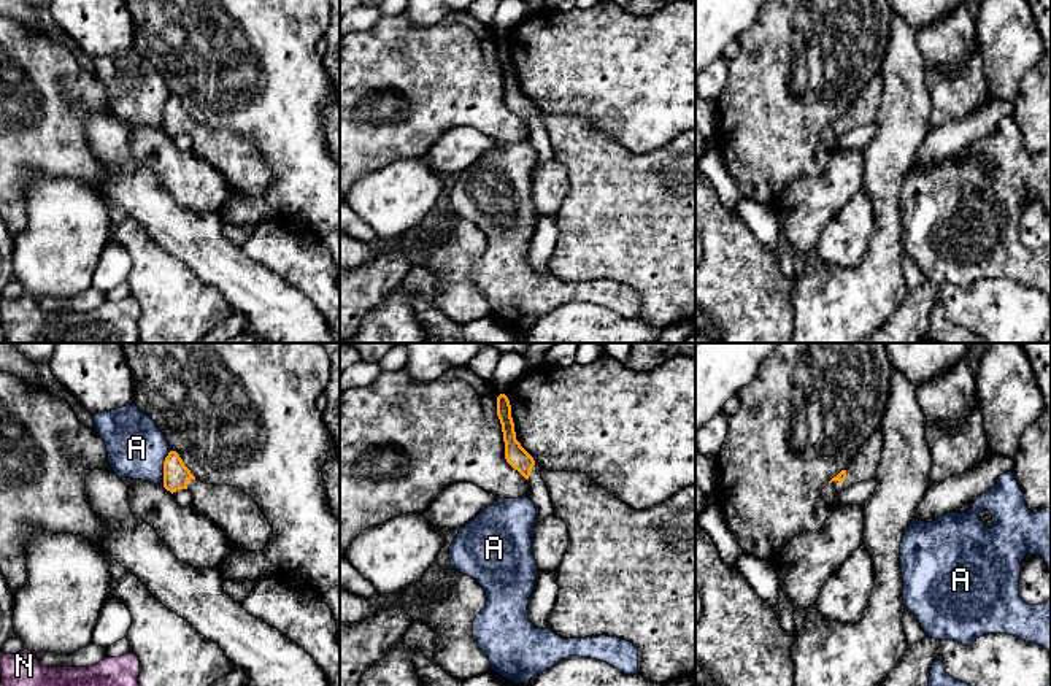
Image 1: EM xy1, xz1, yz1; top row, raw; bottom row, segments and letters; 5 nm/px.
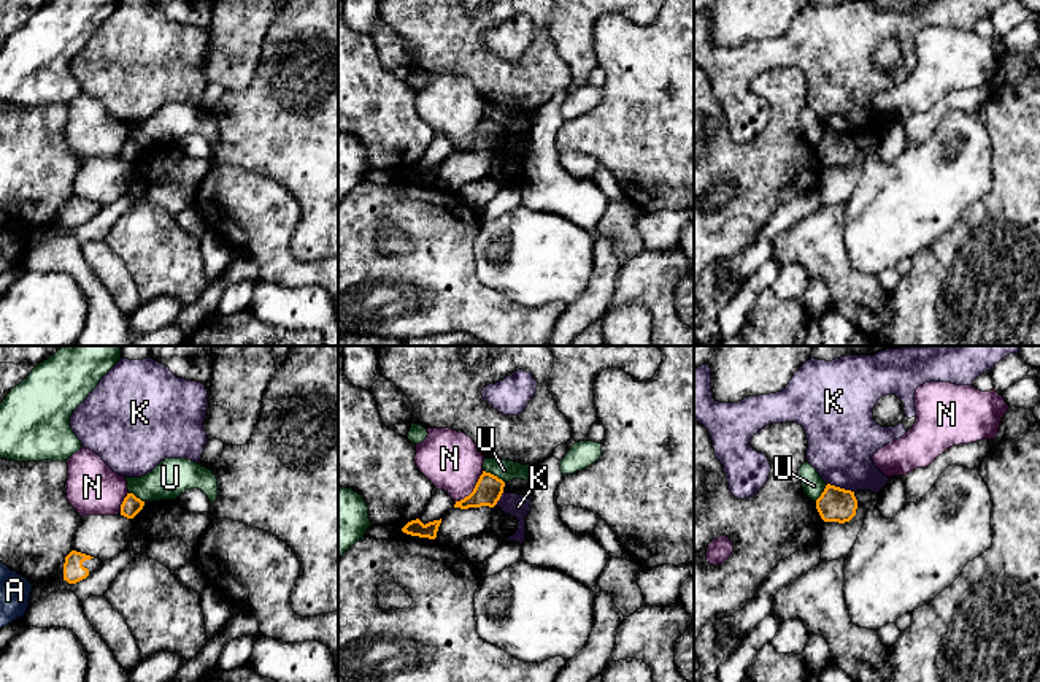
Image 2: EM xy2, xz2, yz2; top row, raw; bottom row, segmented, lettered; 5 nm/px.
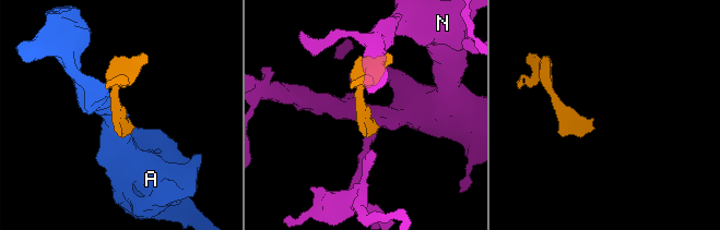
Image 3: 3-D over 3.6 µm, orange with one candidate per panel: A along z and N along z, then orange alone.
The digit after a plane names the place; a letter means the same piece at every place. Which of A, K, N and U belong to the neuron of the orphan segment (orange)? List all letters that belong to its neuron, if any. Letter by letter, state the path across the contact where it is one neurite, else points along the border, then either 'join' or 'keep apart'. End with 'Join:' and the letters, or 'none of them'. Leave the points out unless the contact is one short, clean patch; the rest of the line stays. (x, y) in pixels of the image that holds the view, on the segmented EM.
A: keep apart
K: border yz2 (828, 482), (853, 492); keep apart
N: border xz2 (483, 470), (475, 487), (454, 501); keep apart
U: border xz2 (485, 470), (504, 482); keep apart
Join: none of them

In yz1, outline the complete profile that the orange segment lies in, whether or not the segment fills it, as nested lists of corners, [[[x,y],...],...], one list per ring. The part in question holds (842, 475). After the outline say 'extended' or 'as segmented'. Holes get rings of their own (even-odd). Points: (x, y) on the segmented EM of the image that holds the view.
[[[878,430],[860,446],[851,464],[822,489],[824,502],[832,503],[833,499],[849,486],[875,478],[881,461],[881,448],[883,434]]]; extended

